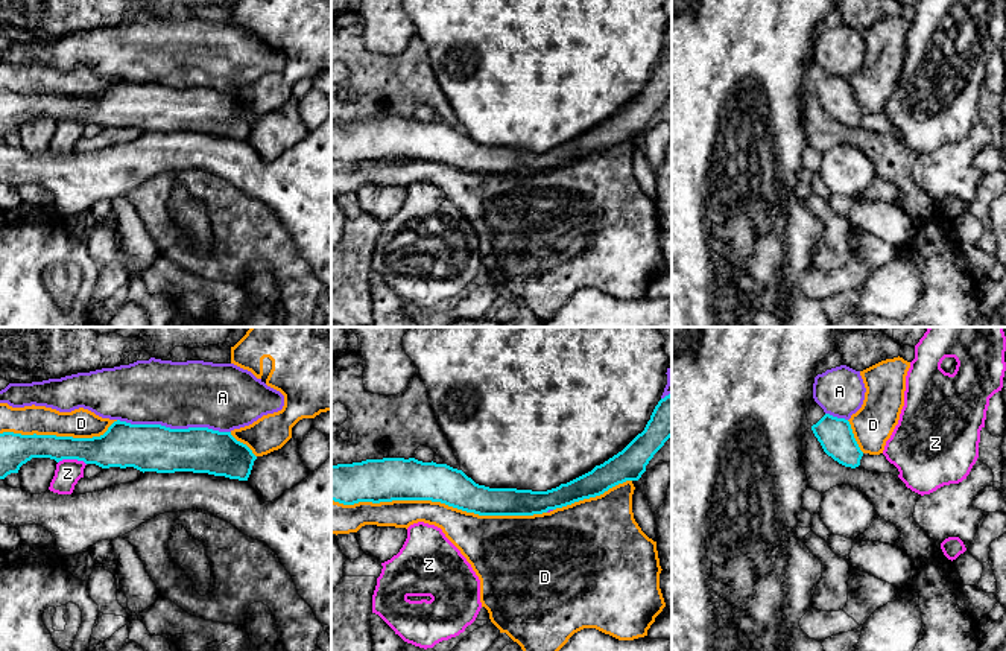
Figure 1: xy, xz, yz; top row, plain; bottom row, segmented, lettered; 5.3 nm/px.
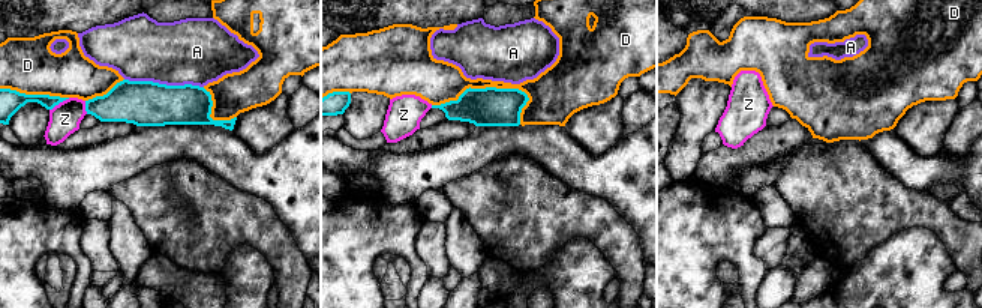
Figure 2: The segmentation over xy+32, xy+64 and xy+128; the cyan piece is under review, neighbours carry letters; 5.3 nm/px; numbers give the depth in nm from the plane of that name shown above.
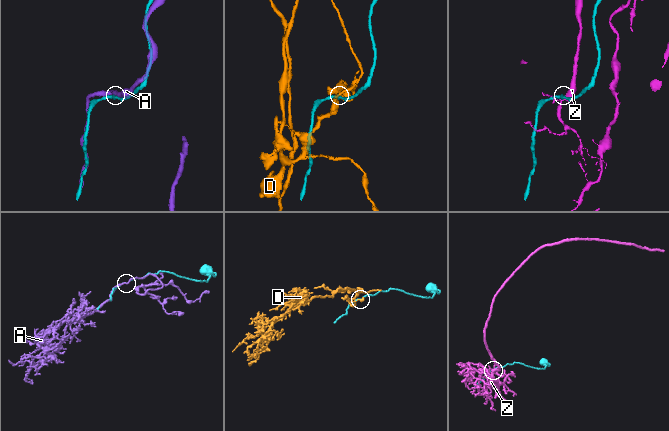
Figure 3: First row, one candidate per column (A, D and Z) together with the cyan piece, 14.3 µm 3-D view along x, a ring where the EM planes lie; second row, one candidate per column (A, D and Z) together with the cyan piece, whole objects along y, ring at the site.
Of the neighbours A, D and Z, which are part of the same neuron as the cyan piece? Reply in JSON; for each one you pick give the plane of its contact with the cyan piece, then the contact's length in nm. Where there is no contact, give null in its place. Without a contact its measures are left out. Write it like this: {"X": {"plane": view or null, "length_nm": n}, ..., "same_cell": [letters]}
{"A": {"plane": "xy", "length_nm": 600}, "same_cell": ["A"]}

